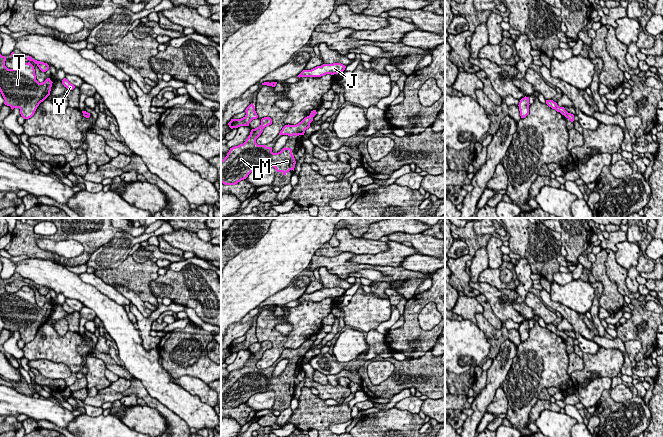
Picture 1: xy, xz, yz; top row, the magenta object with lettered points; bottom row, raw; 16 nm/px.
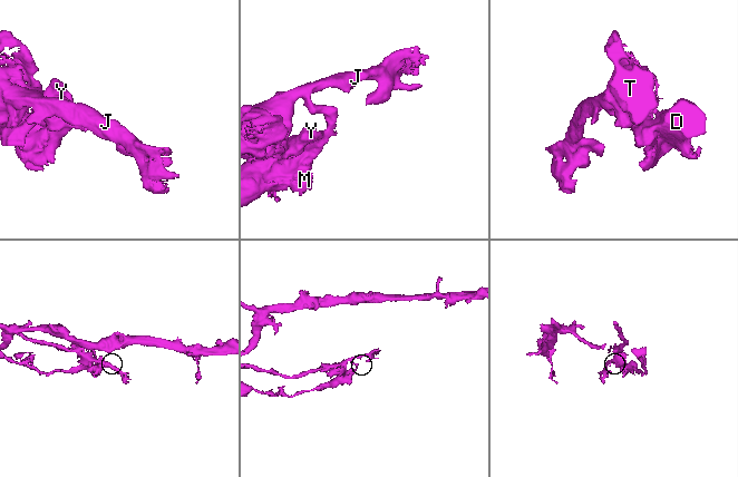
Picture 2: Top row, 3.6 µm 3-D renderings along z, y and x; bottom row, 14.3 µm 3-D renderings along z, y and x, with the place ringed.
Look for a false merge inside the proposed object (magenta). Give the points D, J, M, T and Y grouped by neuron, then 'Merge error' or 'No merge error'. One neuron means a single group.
Groups: D M Y / J T. Merge error

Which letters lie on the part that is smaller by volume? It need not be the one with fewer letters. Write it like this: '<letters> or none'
J, T

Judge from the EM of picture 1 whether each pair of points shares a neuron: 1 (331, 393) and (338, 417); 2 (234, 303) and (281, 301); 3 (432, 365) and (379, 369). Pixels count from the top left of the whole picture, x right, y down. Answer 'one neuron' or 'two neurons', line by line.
1: two neurons
2: two neurons
3: two neurons

